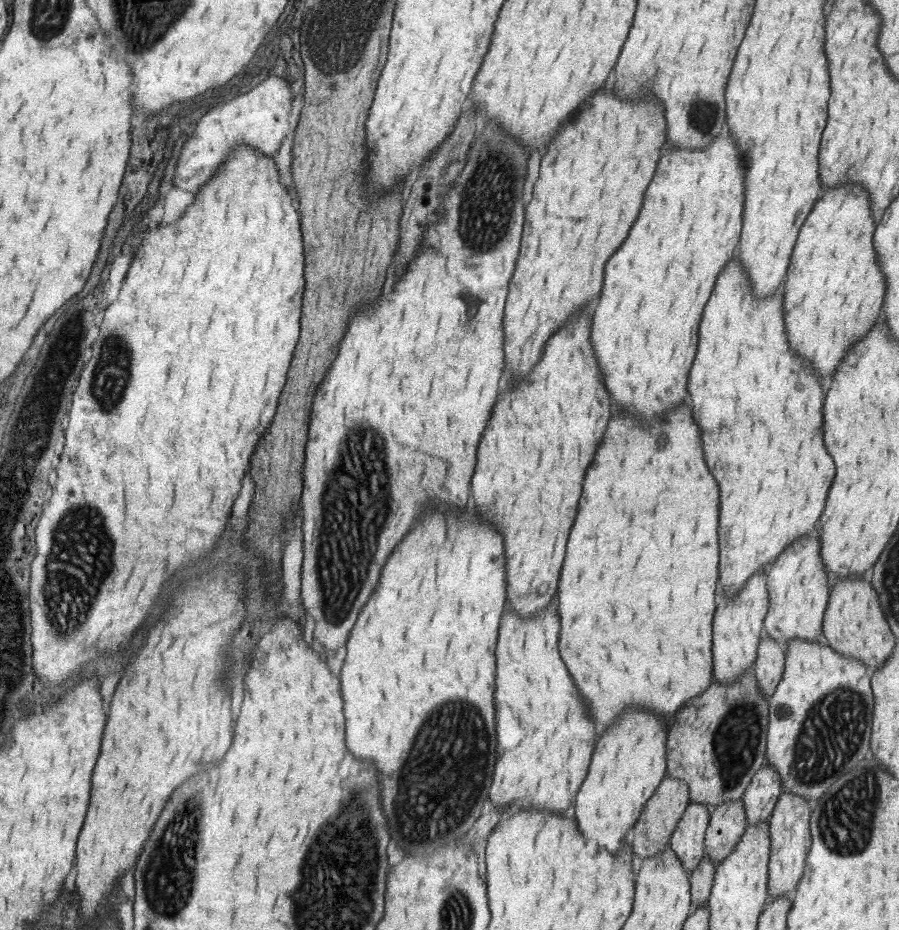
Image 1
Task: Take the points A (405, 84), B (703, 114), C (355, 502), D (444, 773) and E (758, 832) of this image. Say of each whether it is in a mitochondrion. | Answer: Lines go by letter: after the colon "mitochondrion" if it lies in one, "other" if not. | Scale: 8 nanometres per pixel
A: other
B: mitochondrion
C: mitochondrion
D: mitochondrion
E: other

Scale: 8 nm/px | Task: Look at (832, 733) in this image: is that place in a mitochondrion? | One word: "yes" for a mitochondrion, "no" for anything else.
yes

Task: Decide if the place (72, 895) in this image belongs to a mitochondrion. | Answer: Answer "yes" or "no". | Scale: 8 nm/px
no

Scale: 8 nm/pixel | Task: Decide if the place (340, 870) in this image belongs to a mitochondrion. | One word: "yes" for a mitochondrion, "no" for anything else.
yes

